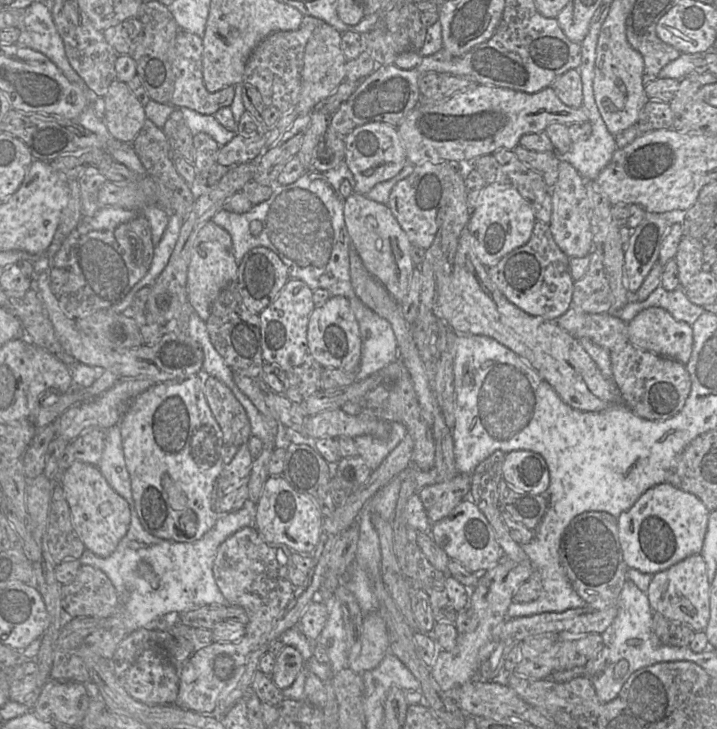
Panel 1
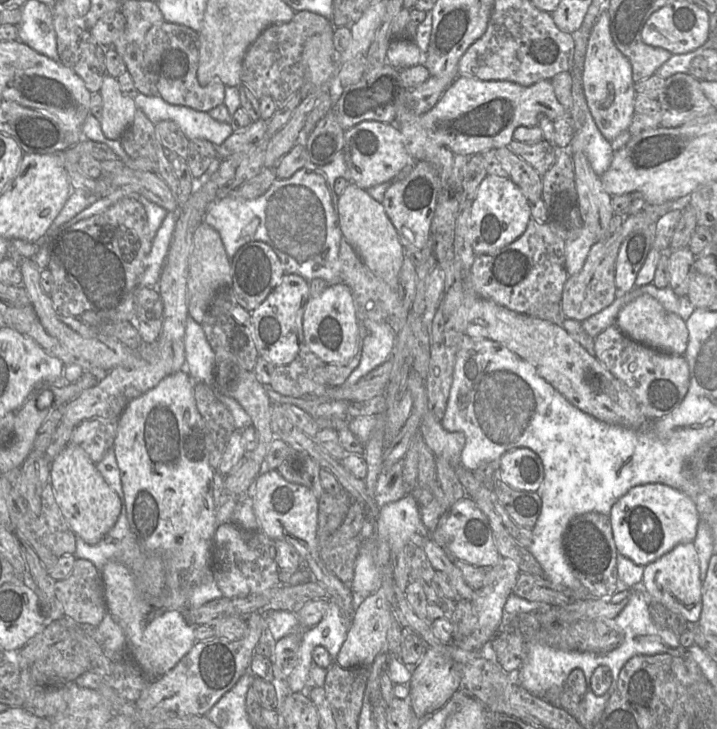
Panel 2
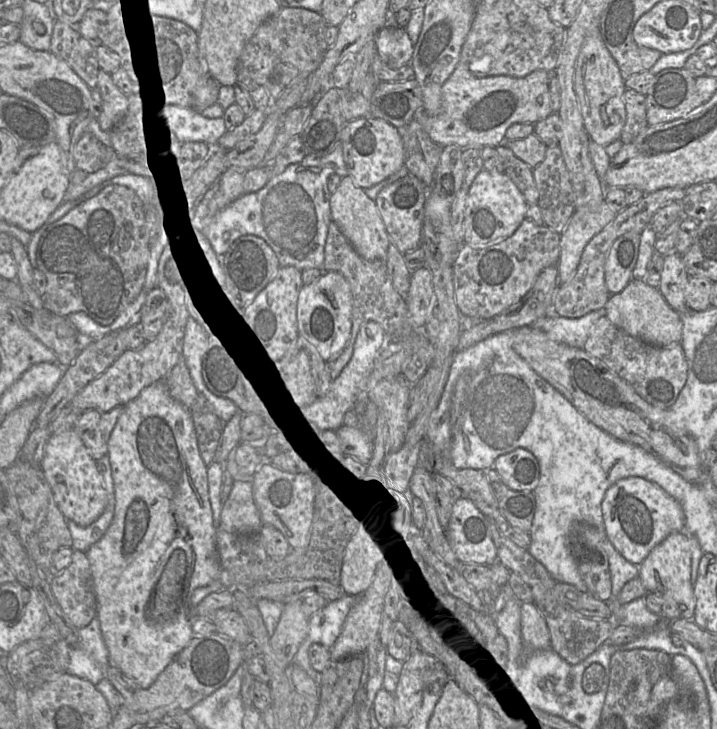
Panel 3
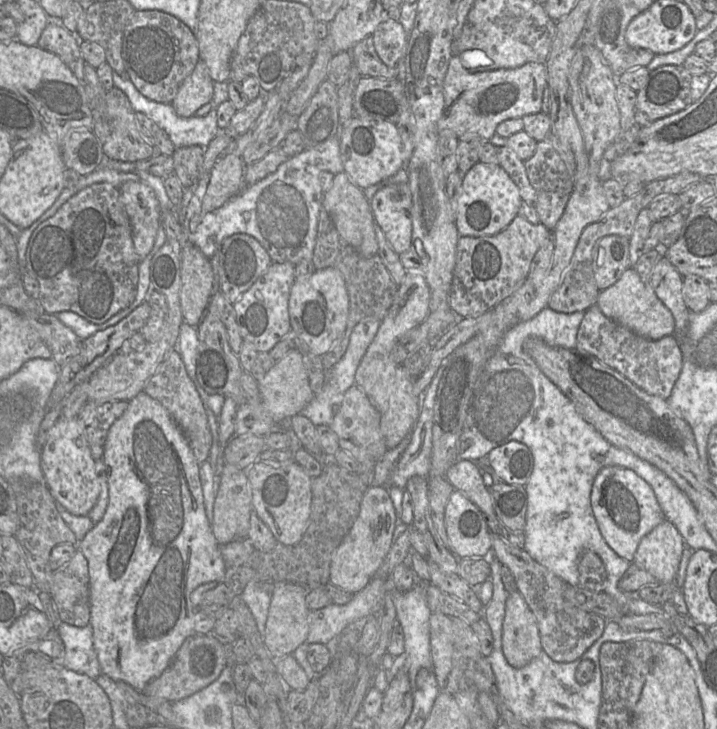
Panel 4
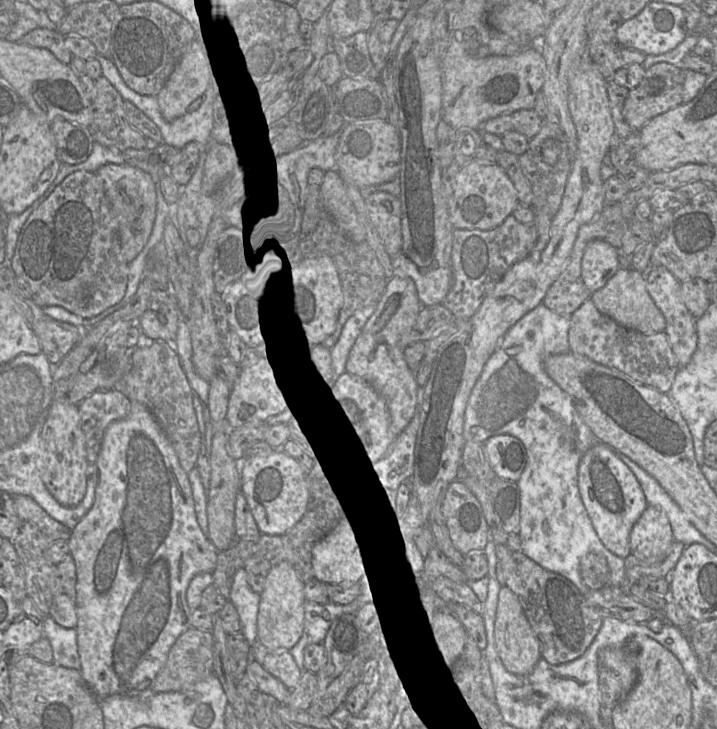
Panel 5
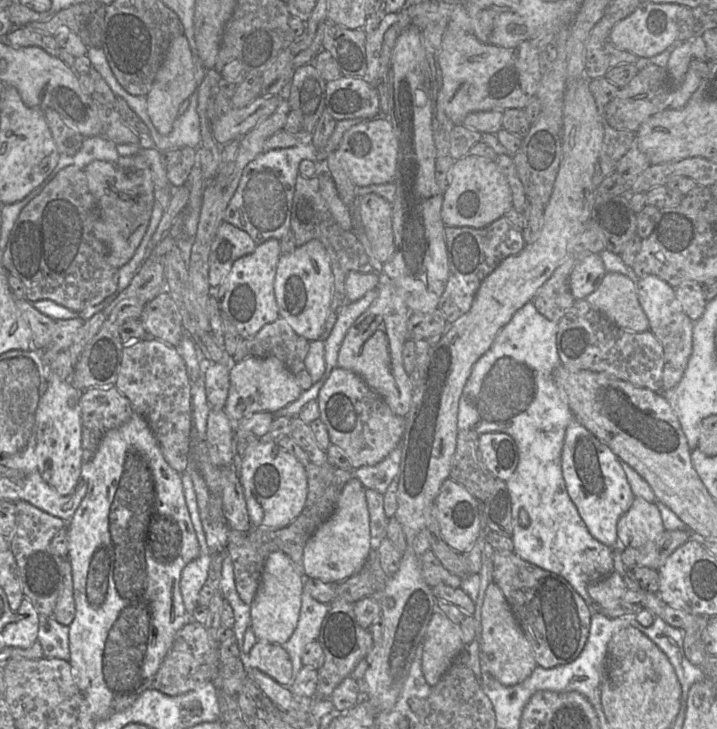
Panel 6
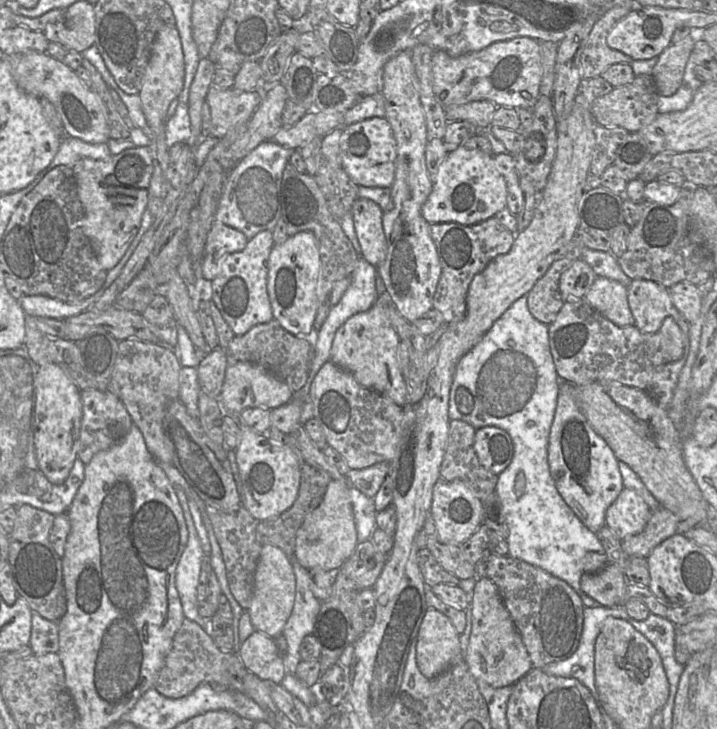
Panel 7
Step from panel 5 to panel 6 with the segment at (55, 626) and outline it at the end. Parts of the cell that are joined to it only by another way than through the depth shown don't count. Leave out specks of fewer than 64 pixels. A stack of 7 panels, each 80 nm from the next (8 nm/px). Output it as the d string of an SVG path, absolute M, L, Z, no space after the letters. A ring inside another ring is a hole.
M39 615L37 642L41 644L45 658L57 658L65 661L69 660L69 627L61 625L52 616Z

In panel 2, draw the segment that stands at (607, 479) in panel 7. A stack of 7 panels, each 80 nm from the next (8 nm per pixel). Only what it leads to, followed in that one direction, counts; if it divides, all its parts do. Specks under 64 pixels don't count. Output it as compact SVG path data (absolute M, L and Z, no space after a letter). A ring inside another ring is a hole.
M661 483L631 488L611 508L609 519L618 553L638 566L646 566L678 544L693 543L701 516L693 500Z

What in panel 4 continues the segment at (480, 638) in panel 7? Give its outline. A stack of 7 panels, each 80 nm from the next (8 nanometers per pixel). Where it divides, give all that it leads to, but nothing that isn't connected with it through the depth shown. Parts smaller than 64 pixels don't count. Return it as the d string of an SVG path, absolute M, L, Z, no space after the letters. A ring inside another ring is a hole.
M518 591L509 593L503 619L502 652L507 662L521 668L542 651L535 615Z

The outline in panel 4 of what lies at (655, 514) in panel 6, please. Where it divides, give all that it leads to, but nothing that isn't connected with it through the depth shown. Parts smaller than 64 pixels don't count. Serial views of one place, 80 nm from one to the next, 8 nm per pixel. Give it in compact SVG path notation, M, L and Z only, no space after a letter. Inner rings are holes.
M669 520L660 524L646 534L639 542L634 562L655 577L658 583L671 585L673 588L673 606L681 615L688 615L681 588L676 585L685 542Z

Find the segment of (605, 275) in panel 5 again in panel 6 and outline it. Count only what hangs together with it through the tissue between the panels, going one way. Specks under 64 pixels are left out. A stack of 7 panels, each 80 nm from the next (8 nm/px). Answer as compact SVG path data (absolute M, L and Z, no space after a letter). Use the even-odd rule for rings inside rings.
M599 253L584 256L573 268L569 287L574 298L585 299L594 292L607 274Z

